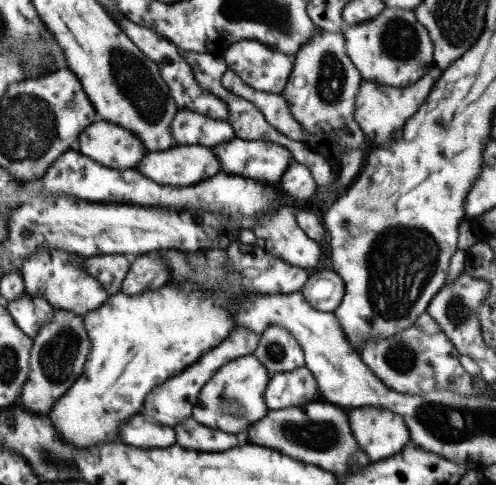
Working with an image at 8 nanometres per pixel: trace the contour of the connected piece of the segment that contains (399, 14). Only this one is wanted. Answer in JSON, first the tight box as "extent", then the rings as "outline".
{"extent":[343,7,436,87],"outline":[[[384,7],[376,17],[343,30],[346,54],[364,80],[393,87],[405,87],[436,69],[434,45],[424,25],[418,22],[415,11]]]}

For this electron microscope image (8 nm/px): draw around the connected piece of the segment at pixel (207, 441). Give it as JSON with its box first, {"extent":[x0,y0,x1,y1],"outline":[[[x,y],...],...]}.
{"extent":[174,418,238,452],"outline":[[[192,418],[182,420],[182,424],[176,424],[174,432],[176,432],[176,444],[184,448],[192,448],[192,450],[222,452],[222,450],[238,446],[236,436],[230,436],[226,432],[216,432],[214,428],[206,428]]]}

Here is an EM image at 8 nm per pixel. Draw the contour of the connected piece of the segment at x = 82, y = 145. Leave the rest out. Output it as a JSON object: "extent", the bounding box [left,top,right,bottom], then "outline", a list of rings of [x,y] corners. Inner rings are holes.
{"extent":[75,119,149,169],"outline":[[[104,119],[84,128],[75,149],[113,169],[136,169],[136,164],[149,152],[144,141],[130,129]]]}

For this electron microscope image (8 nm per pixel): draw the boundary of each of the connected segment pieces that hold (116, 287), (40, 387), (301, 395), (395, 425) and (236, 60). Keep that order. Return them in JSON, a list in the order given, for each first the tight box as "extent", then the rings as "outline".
[{"extent":[82,254,132,295],"outline":[[[102,254],[87,257],[82,267],[102,283],[108,295],[119,293],[130,268],[132,257],[123,254]]]},{"extent":[19,307,90,414],"outline":[[[53,307],[53,310],[52,321],[44,323],[38,329],[38,335],[33,338],[29,373],[19,396],[19,402],[26,404],[28,410],[40,414],[46,414],[52,408],[52,404],[80,378],[90,354],[90,337],[84,327],[83,316],[58,307]]]},{"extent":[264,366,318,410],"outline":[[[305,366],[271,375],[264,392],[269,410],[283,410],[314,401],[318,394],[315,376]]]},{"extent":[348,406,411,463],"outline":[[[375,406],[348,410],[348,421],[358,447],[372,463],[398,454],[411,442],[405,421]]]},{"extent":[222,39,293,93],"outline":[[[254,39],[231,44],[222,58],[246,84],[262,92],[281,93],[293,71],[289,56]]]}]

